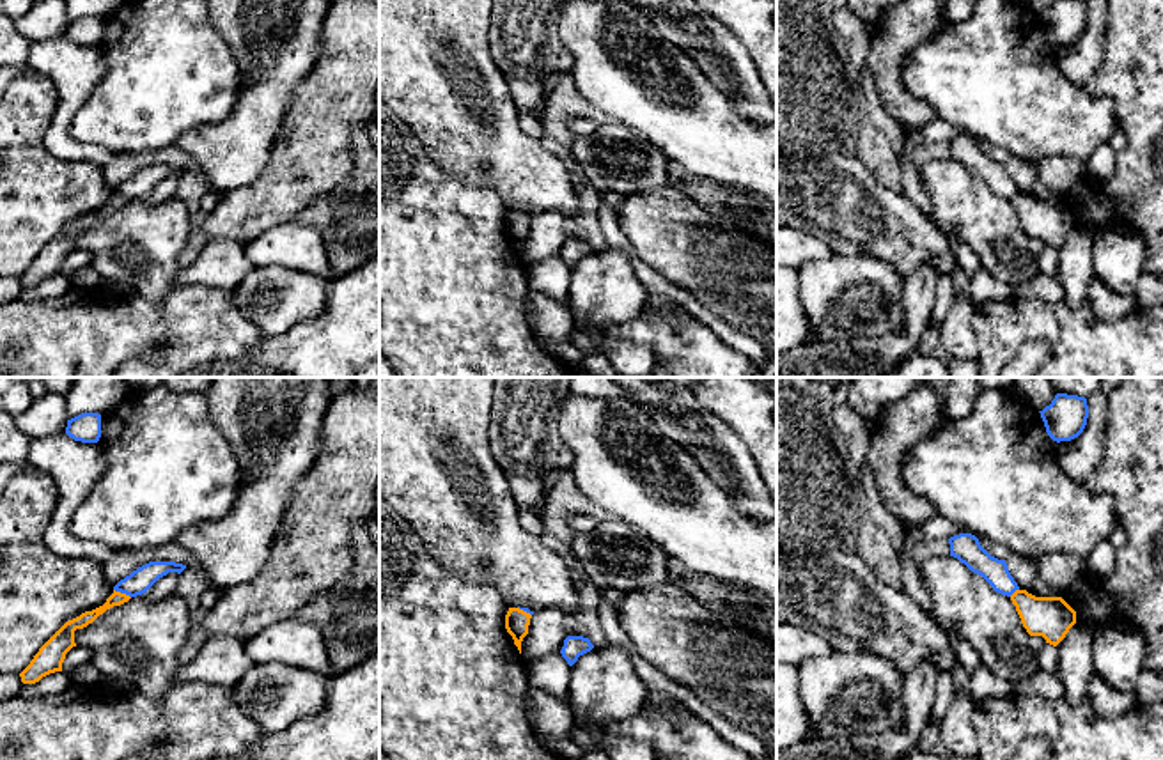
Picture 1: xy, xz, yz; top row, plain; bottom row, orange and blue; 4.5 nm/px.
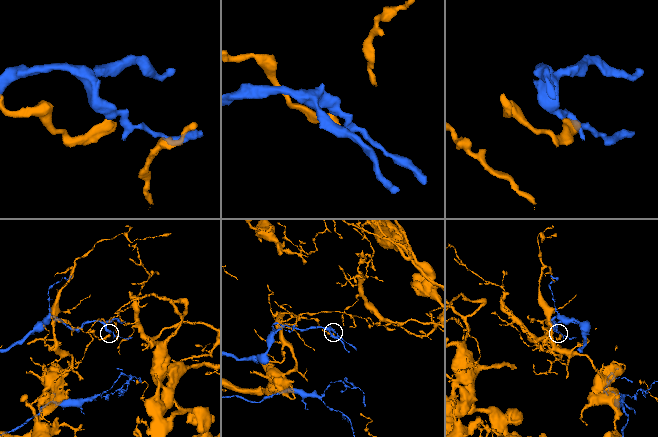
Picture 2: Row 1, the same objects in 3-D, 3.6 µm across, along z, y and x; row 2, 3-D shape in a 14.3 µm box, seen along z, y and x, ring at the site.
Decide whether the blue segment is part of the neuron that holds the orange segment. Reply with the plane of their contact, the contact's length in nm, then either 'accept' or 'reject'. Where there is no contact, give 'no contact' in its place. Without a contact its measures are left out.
meets orange in xy; contact 90 nm long; reject

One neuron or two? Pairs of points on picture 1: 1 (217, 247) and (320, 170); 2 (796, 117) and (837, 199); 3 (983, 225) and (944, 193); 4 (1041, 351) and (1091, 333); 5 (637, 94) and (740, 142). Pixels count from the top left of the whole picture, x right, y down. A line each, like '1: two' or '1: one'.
1: two
2: two
3: one
4: two
5: one

